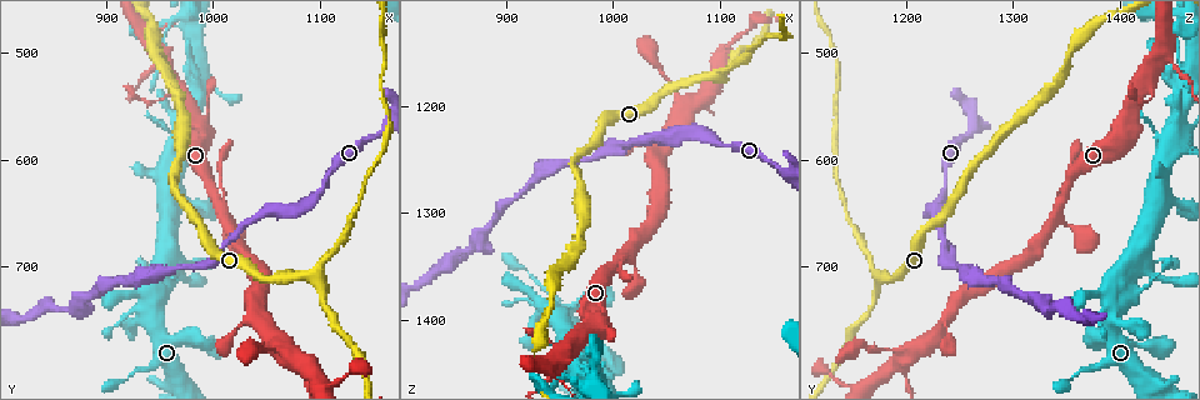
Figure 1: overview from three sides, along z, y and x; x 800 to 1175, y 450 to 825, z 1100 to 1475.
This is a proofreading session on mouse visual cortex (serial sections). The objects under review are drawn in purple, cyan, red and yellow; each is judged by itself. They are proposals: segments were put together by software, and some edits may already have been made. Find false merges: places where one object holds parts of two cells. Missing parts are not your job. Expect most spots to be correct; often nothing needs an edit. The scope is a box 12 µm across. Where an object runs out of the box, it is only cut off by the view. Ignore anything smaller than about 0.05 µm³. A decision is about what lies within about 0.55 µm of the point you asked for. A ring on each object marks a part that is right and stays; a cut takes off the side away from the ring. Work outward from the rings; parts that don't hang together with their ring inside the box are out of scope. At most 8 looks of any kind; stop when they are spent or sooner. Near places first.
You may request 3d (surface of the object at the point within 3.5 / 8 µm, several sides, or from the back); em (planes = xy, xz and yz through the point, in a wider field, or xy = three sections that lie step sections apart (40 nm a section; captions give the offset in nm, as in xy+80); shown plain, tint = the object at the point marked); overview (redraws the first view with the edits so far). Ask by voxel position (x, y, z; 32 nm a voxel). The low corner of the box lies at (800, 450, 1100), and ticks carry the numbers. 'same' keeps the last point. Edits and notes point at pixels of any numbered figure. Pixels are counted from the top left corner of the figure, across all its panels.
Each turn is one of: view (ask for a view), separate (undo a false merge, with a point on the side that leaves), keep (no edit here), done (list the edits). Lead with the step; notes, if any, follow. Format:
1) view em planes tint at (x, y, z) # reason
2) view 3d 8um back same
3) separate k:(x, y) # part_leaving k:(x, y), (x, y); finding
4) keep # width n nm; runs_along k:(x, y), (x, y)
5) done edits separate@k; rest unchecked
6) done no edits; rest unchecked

view 3d 3.5um at (960, 702, 1412) # four-way junction

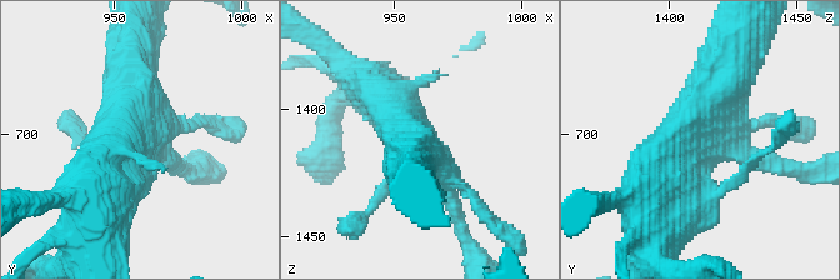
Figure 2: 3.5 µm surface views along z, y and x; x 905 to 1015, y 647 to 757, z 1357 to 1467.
keep # runs_along 2:(658, 206), (664, 156), (731, 65); continuous, no second cell

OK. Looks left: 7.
view 3d 8um at (966, 558, 1454) # sudden change in width

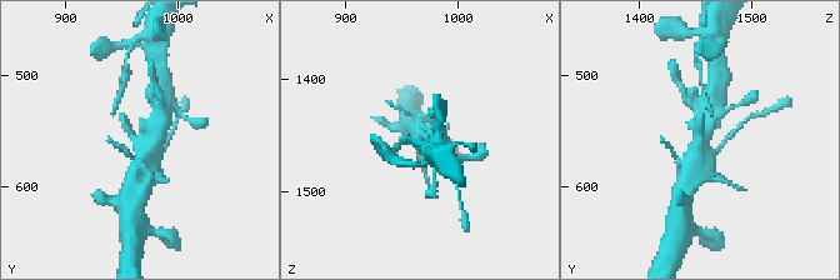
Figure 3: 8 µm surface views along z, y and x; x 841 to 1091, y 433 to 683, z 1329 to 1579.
view em xy step 1 tint at (966, 562, 1454) # need the tissue

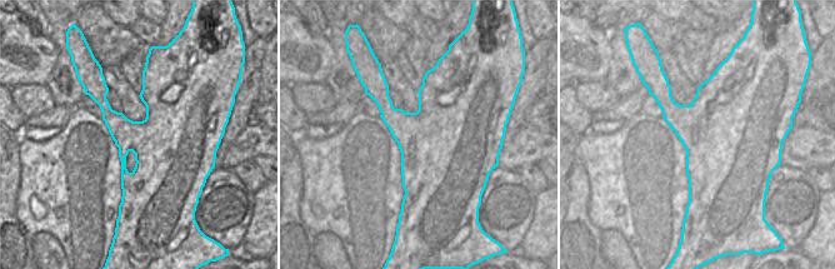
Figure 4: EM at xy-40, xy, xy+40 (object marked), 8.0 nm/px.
keep # runs_along 3:(139, 170), (149, 150), (119, 114); continuous, no second cell

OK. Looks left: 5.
view em xy step 2 tint at (962, 474, 1456) # thick turns thin

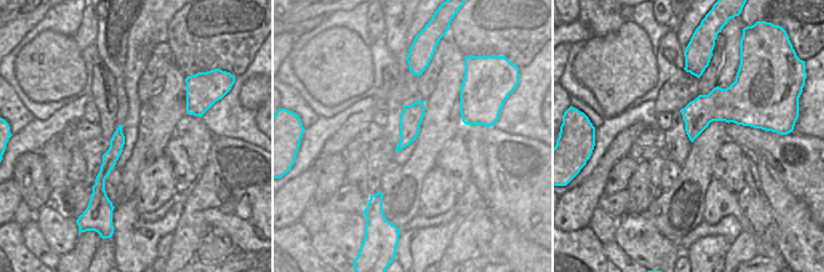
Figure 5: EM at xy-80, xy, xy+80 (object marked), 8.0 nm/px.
view 3d 3.5um same

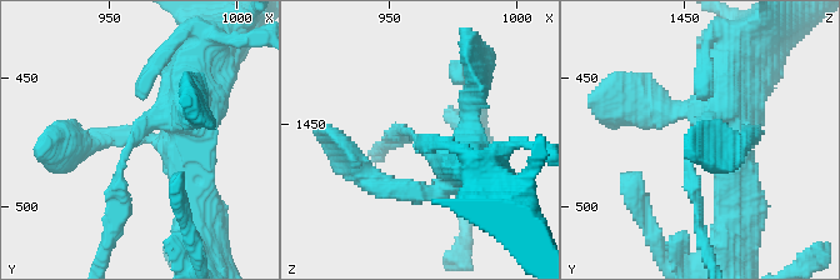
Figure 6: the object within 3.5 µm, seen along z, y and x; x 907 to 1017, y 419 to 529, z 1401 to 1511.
keep # continuous, no second cell

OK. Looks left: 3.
done no edits; rest unchecked

